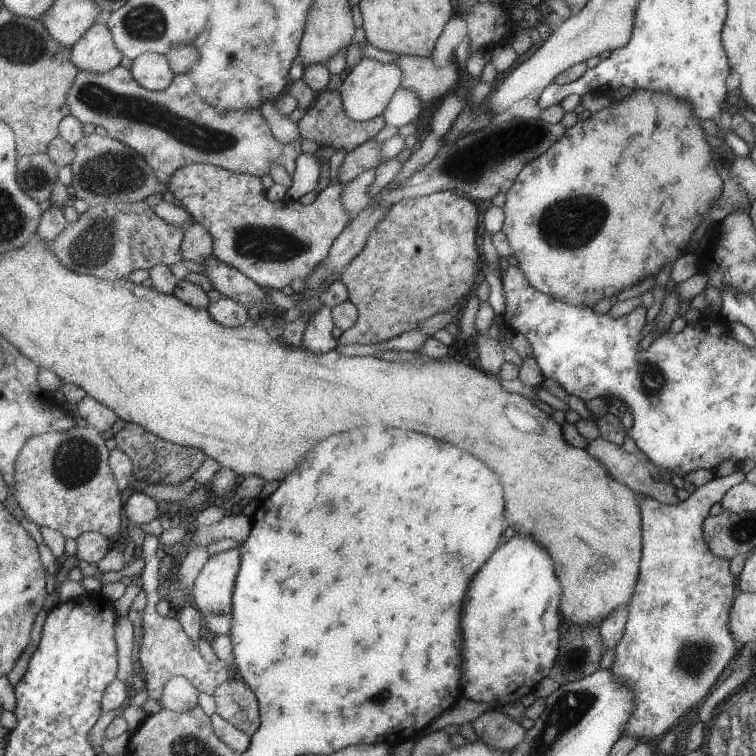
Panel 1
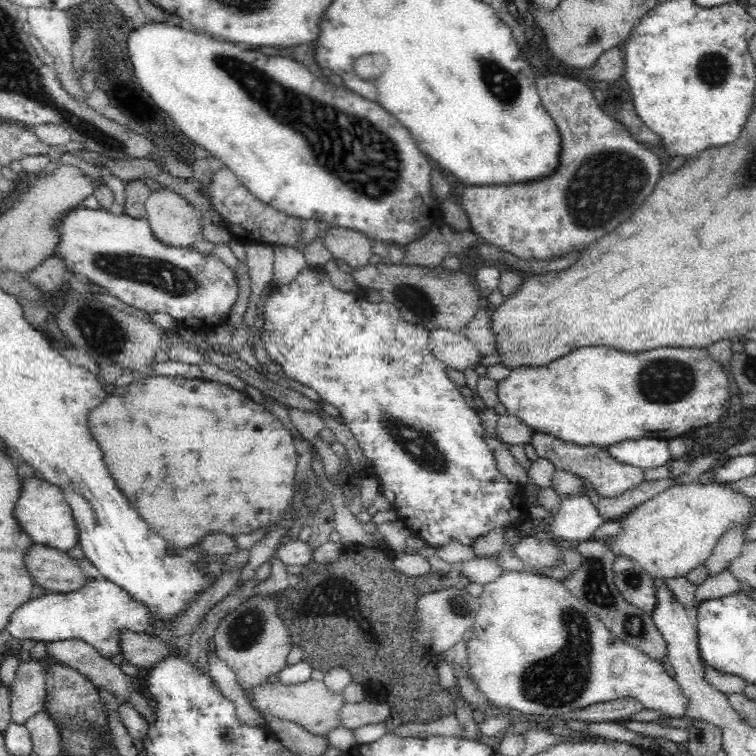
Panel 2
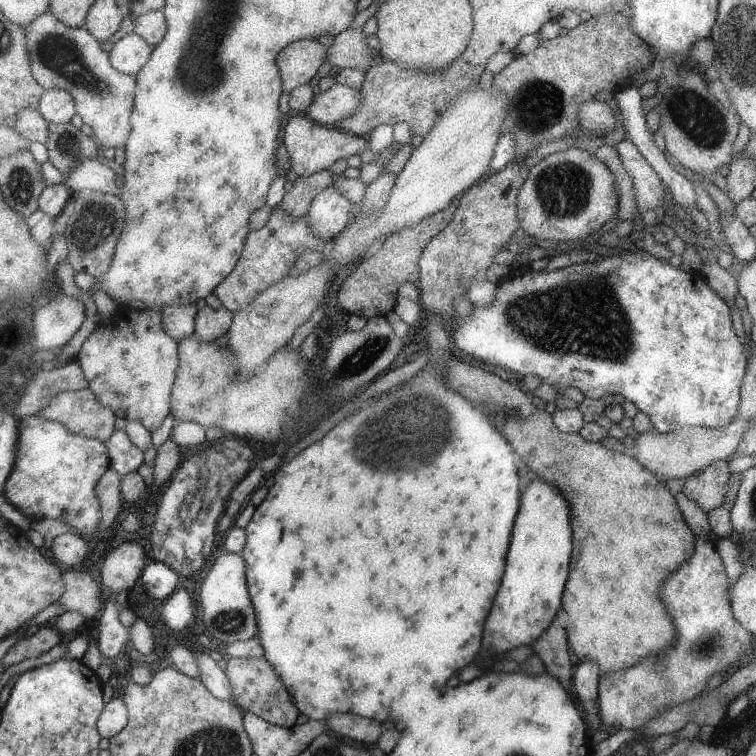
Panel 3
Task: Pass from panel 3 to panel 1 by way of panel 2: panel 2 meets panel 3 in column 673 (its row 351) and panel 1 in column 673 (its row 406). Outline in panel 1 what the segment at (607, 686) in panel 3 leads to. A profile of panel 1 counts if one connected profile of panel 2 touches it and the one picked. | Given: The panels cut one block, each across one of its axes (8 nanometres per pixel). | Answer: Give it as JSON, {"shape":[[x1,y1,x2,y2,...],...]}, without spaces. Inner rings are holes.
{"shape":[[737,468,732,474,725,477,715,476,710,482,697,487,688,499,685,501,679,500,679,503,675,505,667,505,648,496,638,496,643,523,643,556,639,566,639,578,636,581,635,590,629,604,627,623,622,638,614,648,615,659,610,668,610,672,629,689,632,689,635,694,635,710,629,719,628,726,626,726,625,735,636,737,638,742,646,742,645,740,652,740,652,738,655,739,660,734,664,734,680,716,686,715,686,712,689,712,692,706,696,706,700,700,705,700,704,696,710,692,712,686,717,685,716,680,720,678,720,674,724,672,726,666,732,662,732,658,737,654,737,646,734,646,733,636,730,636,730,608,734,608,732,602,735,602,734,598,736,598,736,586,734,586,736,578,730,572,730,561,716,556,708,546,706,536,703,534,703,522,710,516,709,510,712,505,721,502,728,490,744,480,746,480,746,475,742,473,741,468]]}

